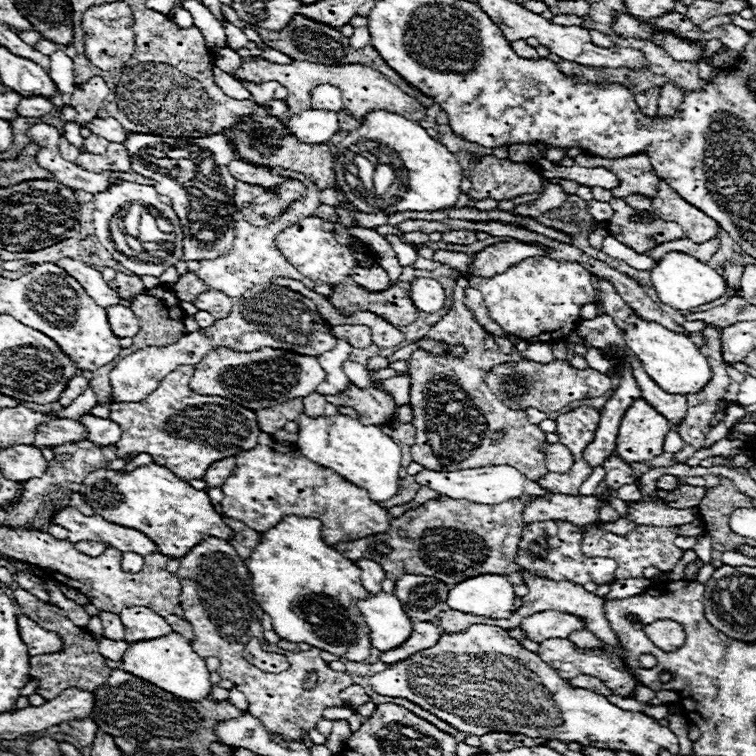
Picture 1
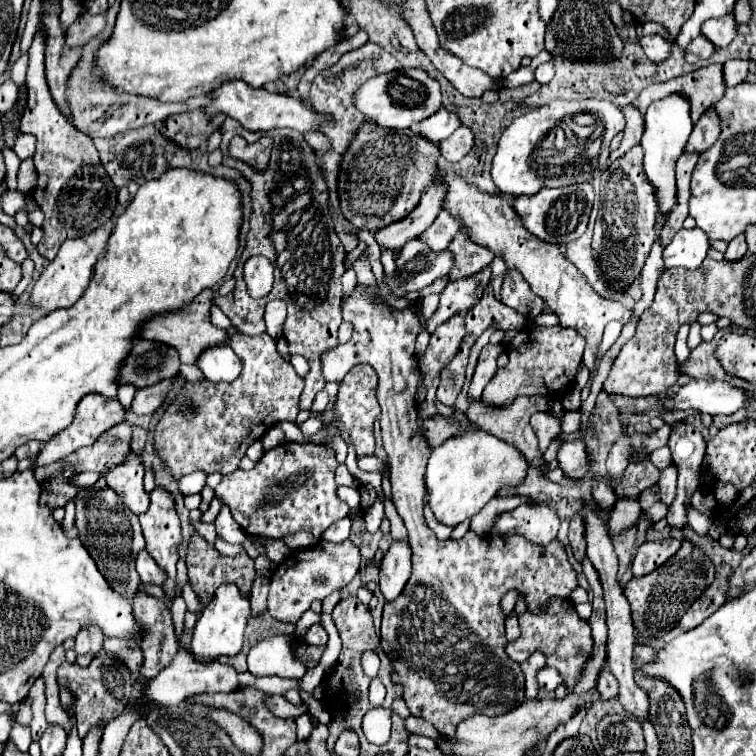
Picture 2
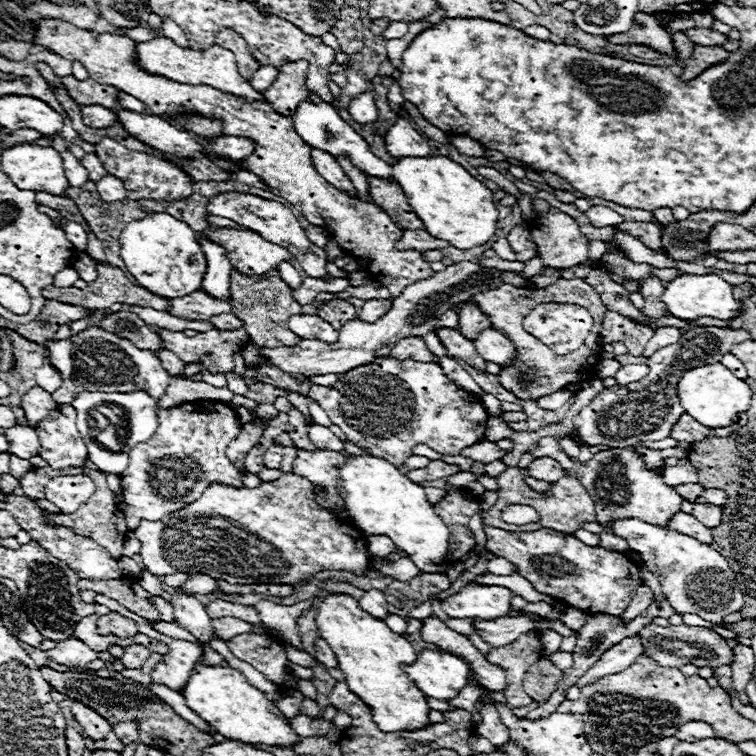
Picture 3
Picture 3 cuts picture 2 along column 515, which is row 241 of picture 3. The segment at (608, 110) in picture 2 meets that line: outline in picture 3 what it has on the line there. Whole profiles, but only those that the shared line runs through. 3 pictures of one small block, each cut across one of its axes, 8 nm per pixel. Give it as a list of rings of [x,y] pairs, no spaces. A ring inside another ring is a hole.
[[[156,212],[144,220],[136,220],[120,234],[120,258],[128,272],[138,280],[142,288],[162,298],[188,296],[202,288],[206,272],[206,256],[200,244],[194,240],[194,232],[182,220],[166,212]]]

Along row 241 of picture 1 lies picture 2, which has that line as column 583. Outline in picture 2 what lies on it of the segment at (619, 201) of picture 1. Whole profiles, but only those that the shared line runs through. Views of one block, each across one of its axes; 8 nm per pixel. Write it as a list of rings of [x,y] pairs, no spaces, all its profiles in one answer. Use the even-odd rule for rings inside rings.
[[[552,598],[546,606],[546,610],[532,614],[532,612],[524,612],[518,616],[520,622],[520,638],[514,642],[506,644],[508,656],[512,656],[512,660],[516,662],[524,662],[530,658],[536,650],[546,654],[546,664],[554,666],[560,676],[564,678],[564,684],[568,688],[568,692],[572,692],[572,688],[576,686],[576,680],[580,678],[580,668],[584,668],[584,664],[588,662],[588,656],[592,656],[592,630],[590,624],[586,620],[582,620],[576,610],[572,600],[568,598]]]

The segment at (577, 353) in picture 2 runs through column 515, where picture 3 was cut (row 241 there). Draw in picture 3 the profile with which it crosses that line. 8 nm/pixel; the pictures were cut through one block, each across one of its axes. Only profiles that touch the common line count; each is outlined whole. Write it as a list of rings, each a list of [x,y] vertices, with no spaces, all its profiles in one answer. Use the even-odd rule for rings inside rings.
[[[38,18],[34,20],[34,44],[44,46],[46,50],[66,58],[70,62],[80,62],[92,80],[100,84],[114,86],[138,100],[142,100],[152,112],[160,112],[160,116],[170,118],[172,112],[198,112],[212,118],[224,118],[224,134],[228,136],[248,136],[256,140],[256,152],[244,158],[244,166],[256,176],[264,178],[276,196],[288,200],[296,210],[300,210],[310,224],[324,226],[329,236],[334,239],[344,252],[352,256],[368,256],[368,272],[374,280],[380,280],[394,296],[400,296],[408,284],[416,280],[424,280],[434,274],[430,262],[424,260],[418,250],[396,250],[396,242],[402,238],[400,228],[372,202],[350,198],[344,192],[336,190],[328,184],[314,168],[310,152],[312,148],[296,136],[292,118],[280,116],[274,112],[264,100],[248,102],[242,96],[226,94],[208,86],[186,86],[176,84],[172,80],[164,80],[162,76],[152,76],[140,72],[134,66],[134,40],[122,34],[96,34],[64,20],[54,18]]]

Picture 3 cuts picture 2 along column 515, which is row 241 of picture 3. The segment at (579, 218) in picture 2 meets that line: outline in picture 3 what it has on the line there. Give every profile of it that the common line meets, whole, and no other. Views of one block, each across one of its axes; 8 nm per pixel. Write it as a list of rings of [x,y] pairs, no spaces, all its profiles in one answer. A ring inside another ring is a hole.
[[[198,238],[204,254],[208,256],[208,272],[204,274],[204,292],[218,300],[230,300],[230,274],[232,264],[224,252],[224,248],[208,242],[206,238]]]

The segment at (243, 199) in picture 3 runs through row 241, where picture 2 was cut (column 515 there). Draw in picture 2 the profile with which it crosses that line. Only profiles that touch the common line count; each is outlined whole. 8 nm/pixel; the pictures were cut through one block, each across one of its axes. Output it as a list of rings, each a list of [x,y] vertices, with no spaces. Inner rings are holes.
[[[506,272],[502,282],[502,304],[518,310],[526,318],[534,318],[542,312],[544,300],[540,300],[524,282],[520,272]]]

